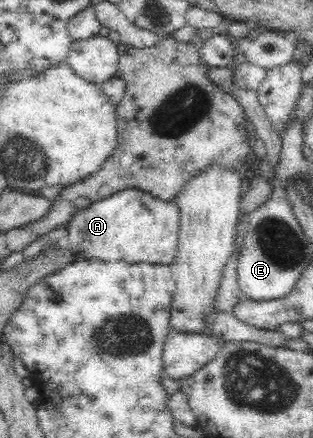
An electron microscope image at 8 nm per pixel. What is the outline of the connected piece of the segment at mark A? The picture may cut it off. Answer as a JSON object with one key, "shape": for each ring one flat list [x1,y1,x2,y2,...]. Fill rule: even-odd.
{"shape":[[126,188,77,210,68,219,65,227,68,231,66,245,75,260,81,258,86,261,123,261,127,264,146,262,170,265,174,262,173,258,177,253,179,210,173,200,165,201,148,192,142,192,136,188]]}

